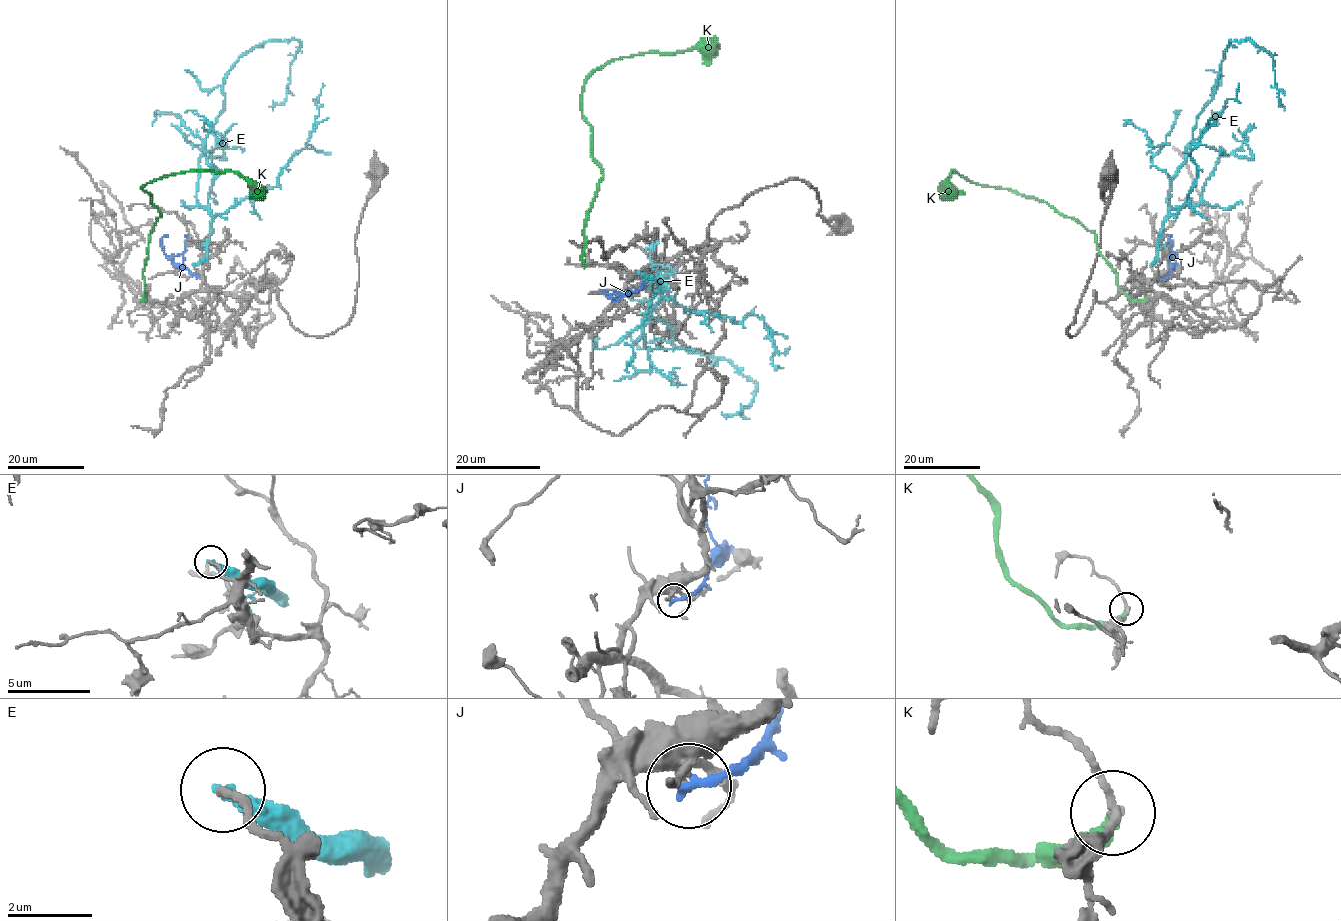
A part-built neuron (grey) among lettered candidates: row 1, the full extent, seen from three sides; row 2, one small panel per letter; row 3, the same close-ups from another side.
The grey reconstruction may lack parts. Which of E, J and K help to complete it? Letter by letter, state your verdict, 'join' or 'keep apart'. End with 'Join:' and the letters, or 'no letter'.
E: keep apart
J: keep apart
K: keep apart
Join: no letter

